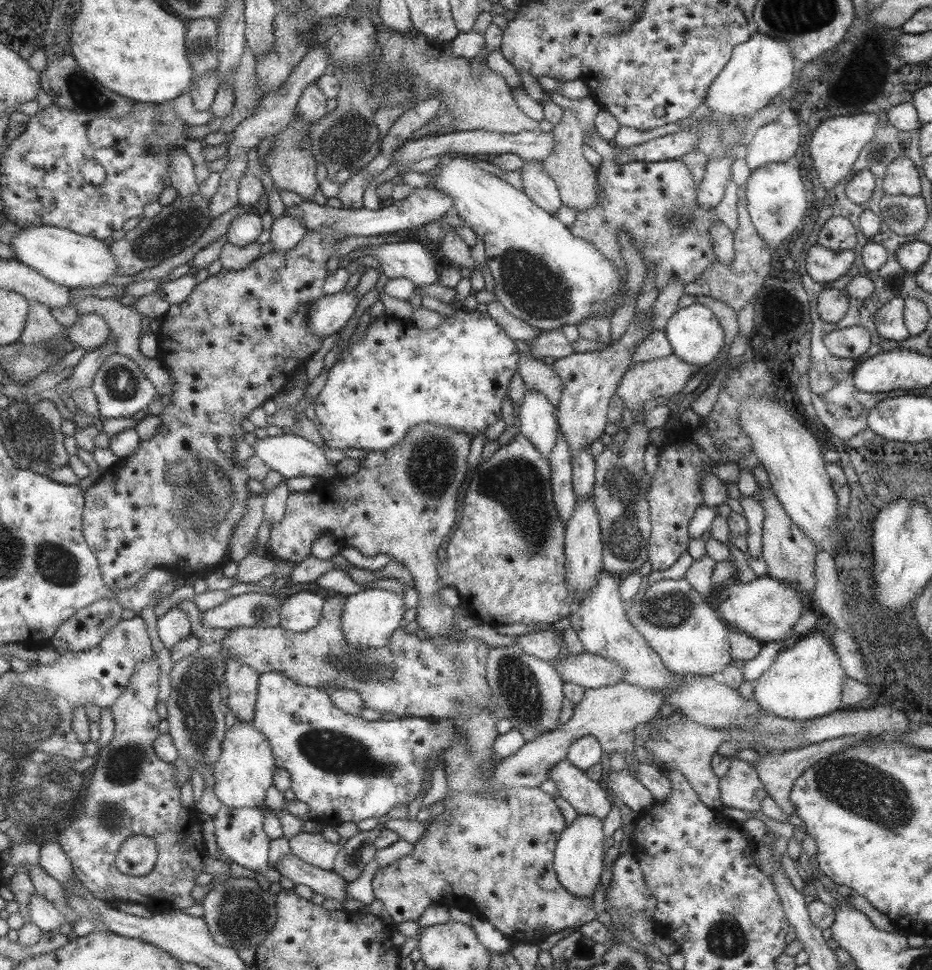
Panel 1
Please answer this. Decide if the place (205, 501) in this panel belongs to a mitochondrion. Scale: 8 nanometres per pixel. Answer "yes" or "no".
yes

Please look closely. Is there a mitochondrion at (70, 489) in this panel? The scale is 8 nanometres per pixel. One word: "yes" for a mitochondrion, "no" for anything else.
no

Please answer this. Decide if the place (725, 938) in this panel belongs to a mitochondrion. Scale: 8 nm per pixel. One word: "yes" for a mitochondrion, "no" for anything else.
yes

